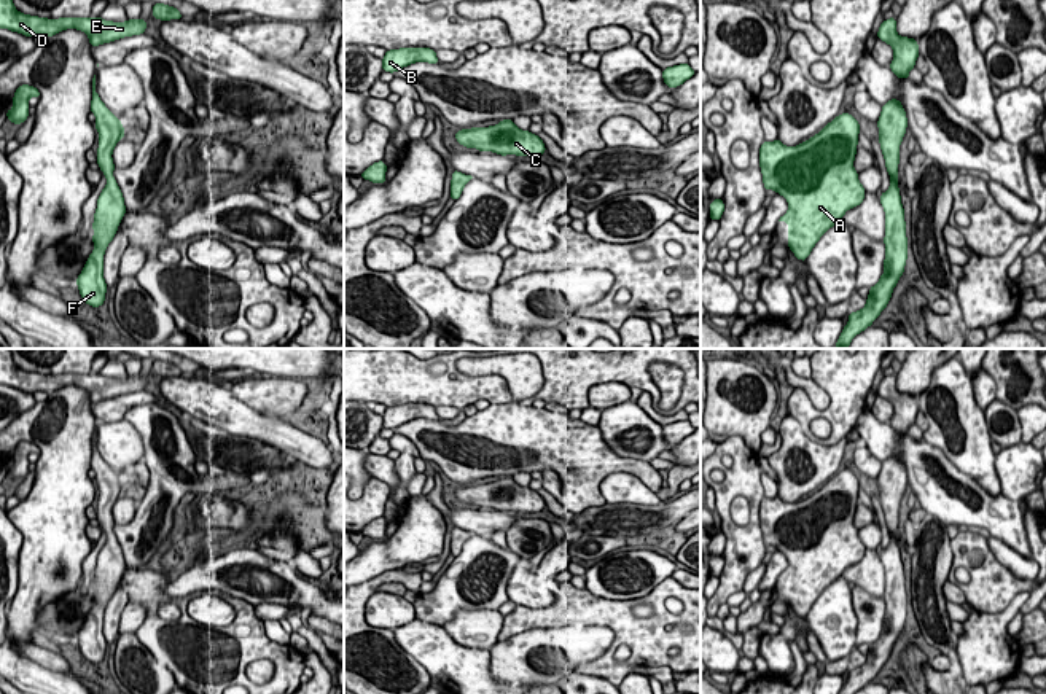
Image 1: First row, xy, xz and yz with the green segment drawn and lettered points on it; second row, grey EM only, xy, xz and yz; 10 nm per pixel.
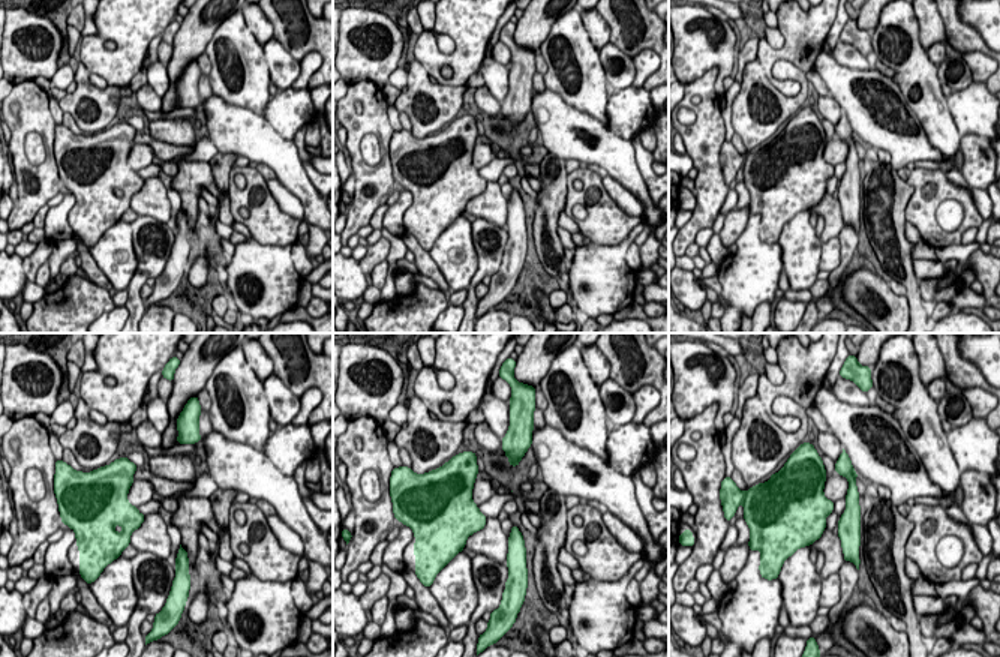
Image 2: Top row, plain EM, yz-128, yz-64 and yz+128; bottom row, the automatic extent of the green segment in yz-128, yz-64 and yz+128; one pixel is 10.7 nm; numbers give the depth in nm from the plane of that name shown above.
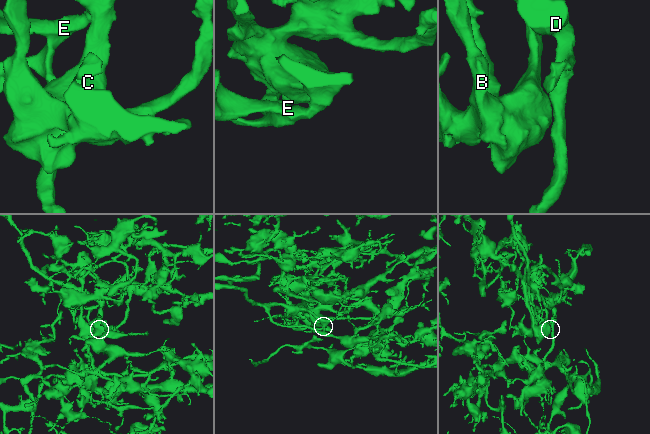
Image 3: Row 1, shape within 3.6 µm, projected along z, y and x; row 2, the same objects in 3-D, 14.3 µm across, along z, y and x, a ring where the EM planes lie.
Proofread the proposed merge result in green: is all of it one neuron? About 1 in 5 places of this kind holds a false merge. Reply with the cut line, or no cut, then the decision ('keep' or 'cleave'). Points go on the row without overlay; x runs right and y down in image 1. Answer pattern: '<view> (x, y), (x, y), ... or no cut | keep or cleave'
no cut | keep

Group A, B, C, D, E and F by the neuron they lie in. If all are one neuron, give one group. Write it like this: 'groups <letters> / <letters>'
groups A B C D E F

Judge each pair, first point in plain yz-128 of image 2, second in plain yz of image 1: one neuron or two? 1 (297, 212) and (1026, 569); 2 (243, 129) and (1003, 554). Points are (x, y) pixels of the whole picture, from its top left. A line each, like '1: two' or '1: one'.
1: one
2: two

